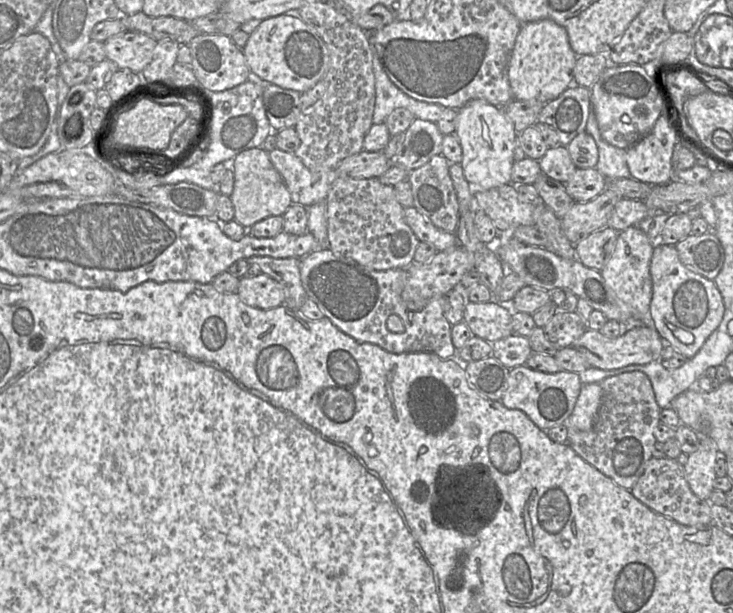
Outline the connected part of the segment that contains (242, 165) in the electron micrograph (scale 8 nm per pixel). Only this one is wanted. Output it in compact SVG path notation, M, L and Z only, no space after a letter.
M262 147L242 151L234 157L234 189L230 196L234 206L234 220L244 227L274 215L281 215L292 204L291 194L279 172L269 158L269 152Z

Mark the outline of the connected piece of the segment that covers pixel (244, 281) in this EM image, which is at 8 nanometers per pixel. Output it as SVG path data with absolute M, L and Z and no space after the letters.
M264 273L240 278L236 294L247 305L260 309L275 308L285 302L282 286Z

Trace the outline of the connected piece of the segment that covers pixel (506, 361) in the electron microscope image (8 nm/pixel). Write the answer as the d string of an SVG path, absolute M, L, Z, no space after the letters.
M512 334L491 344L492 356L508 369L525 365L532 354L529 339L517 334Z

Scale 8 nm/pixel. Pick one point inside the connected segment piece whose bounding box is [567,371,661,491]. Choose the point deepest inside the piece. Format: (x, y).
(620, 443)

